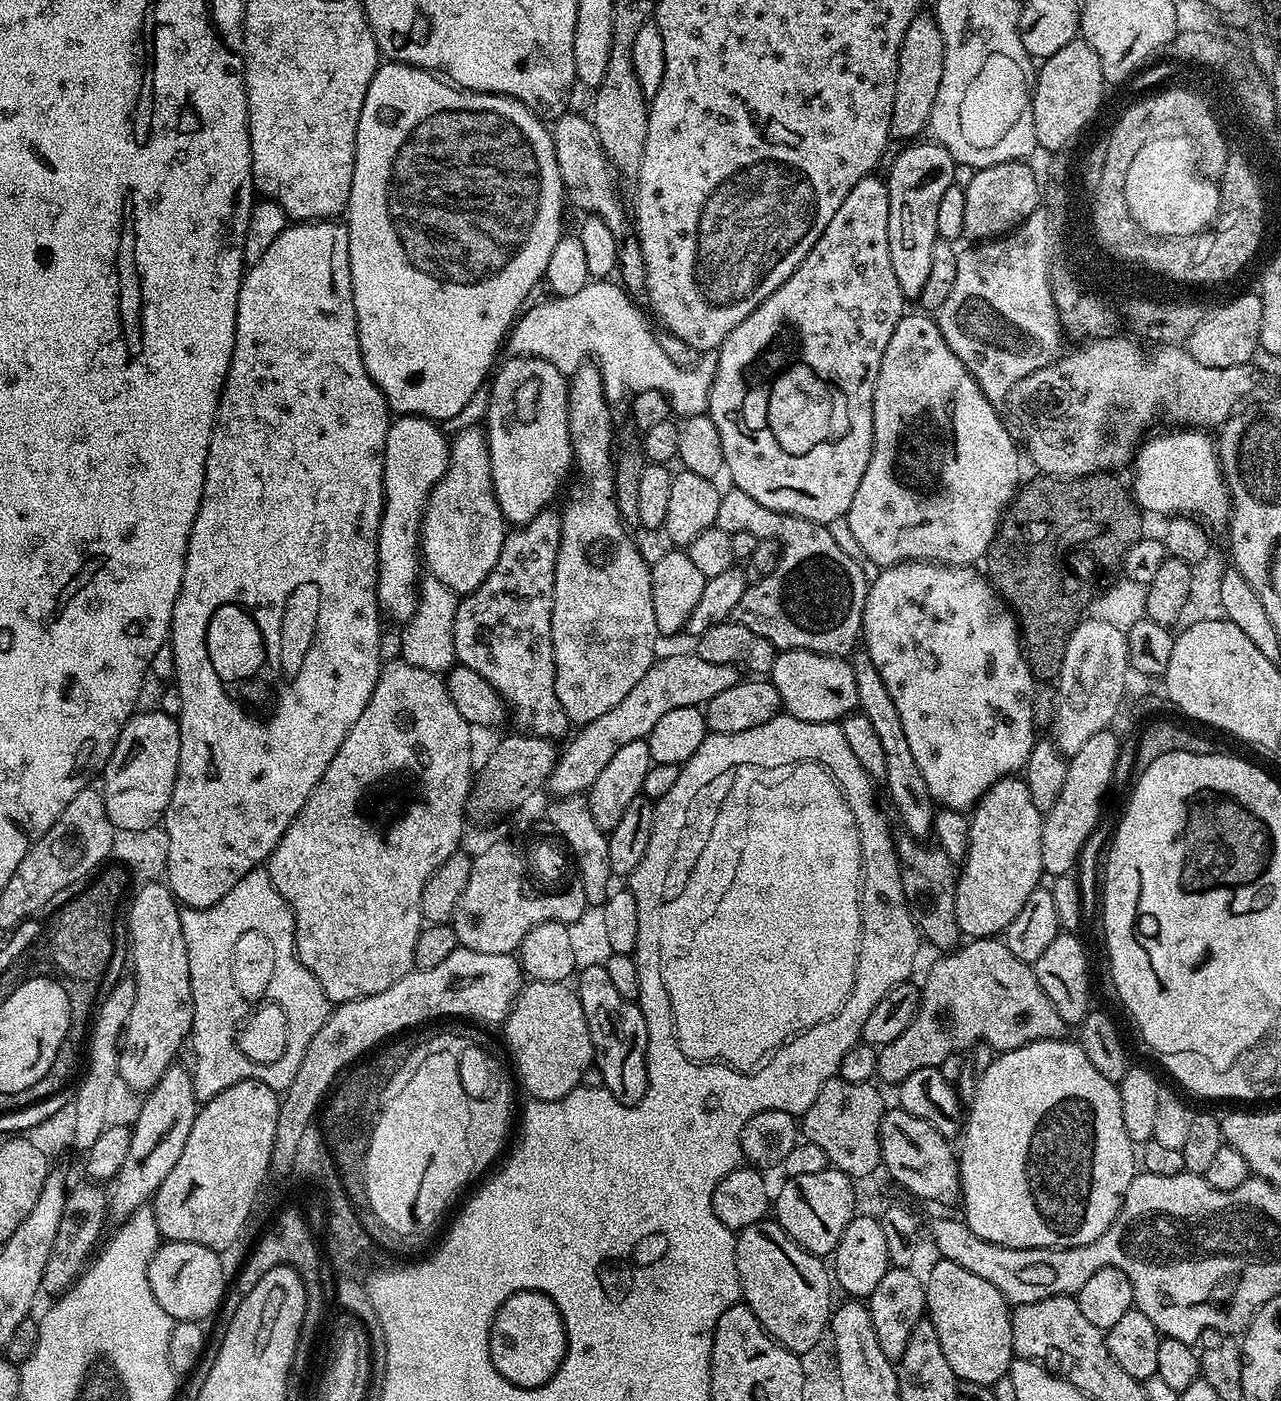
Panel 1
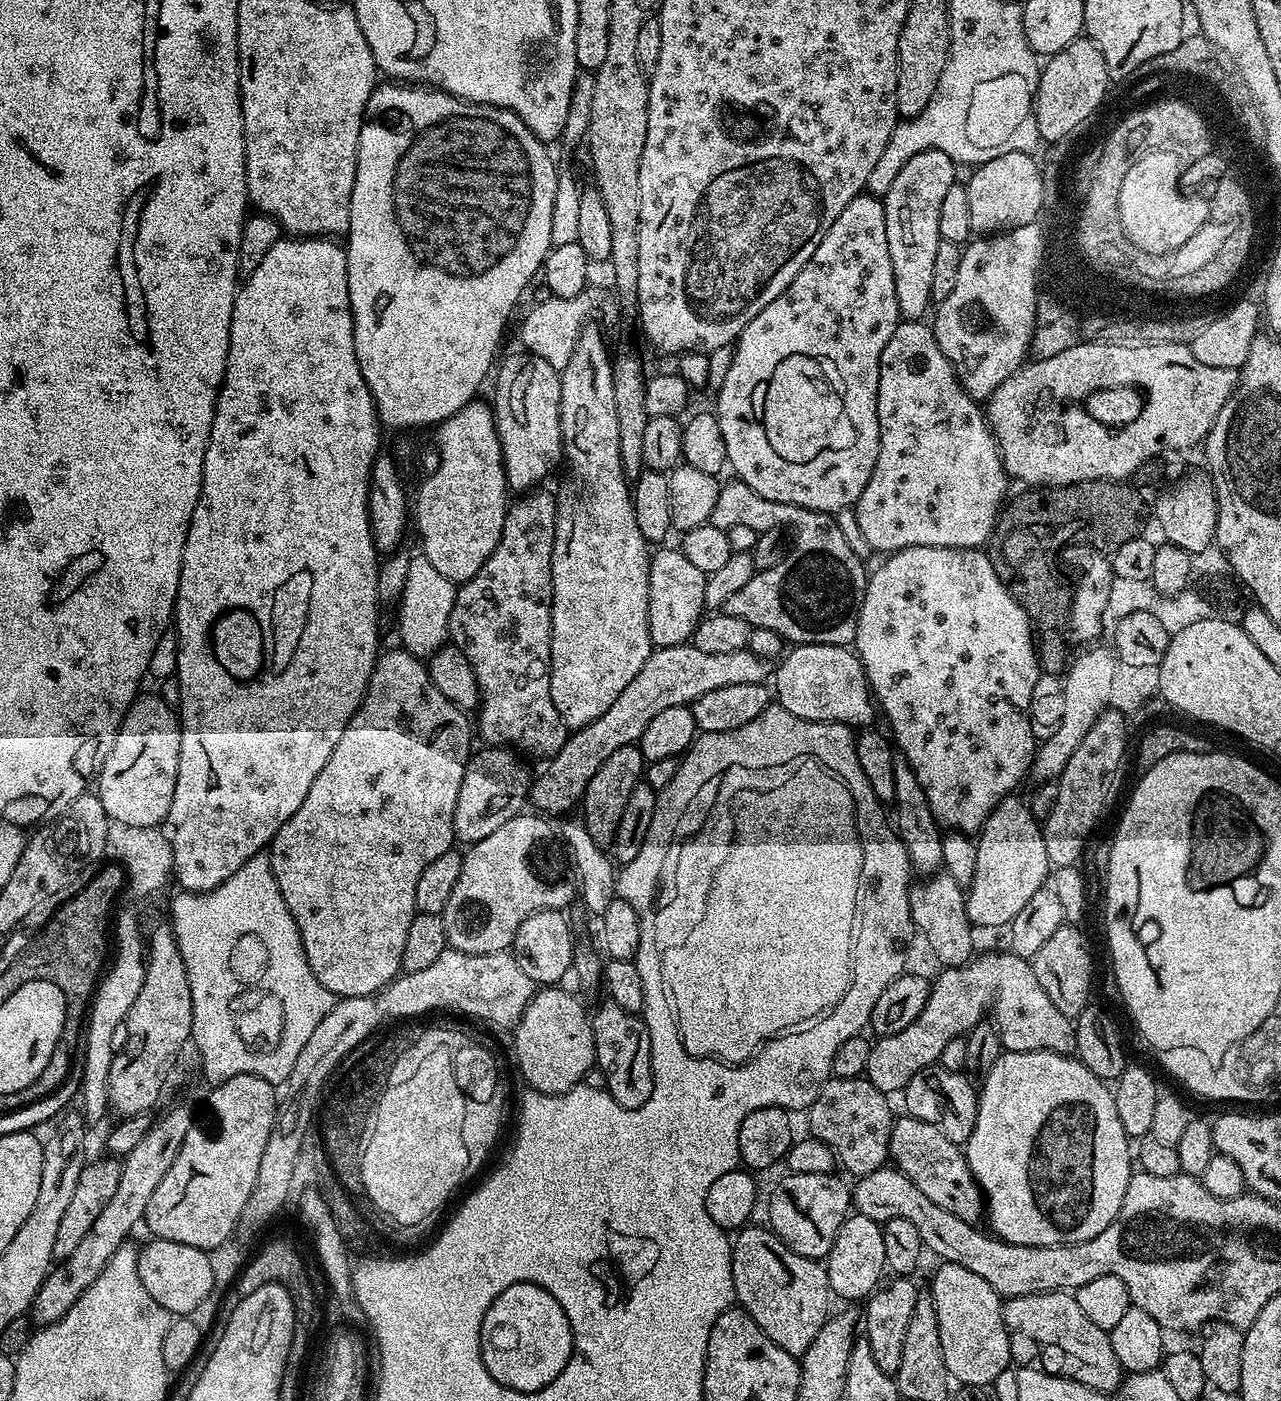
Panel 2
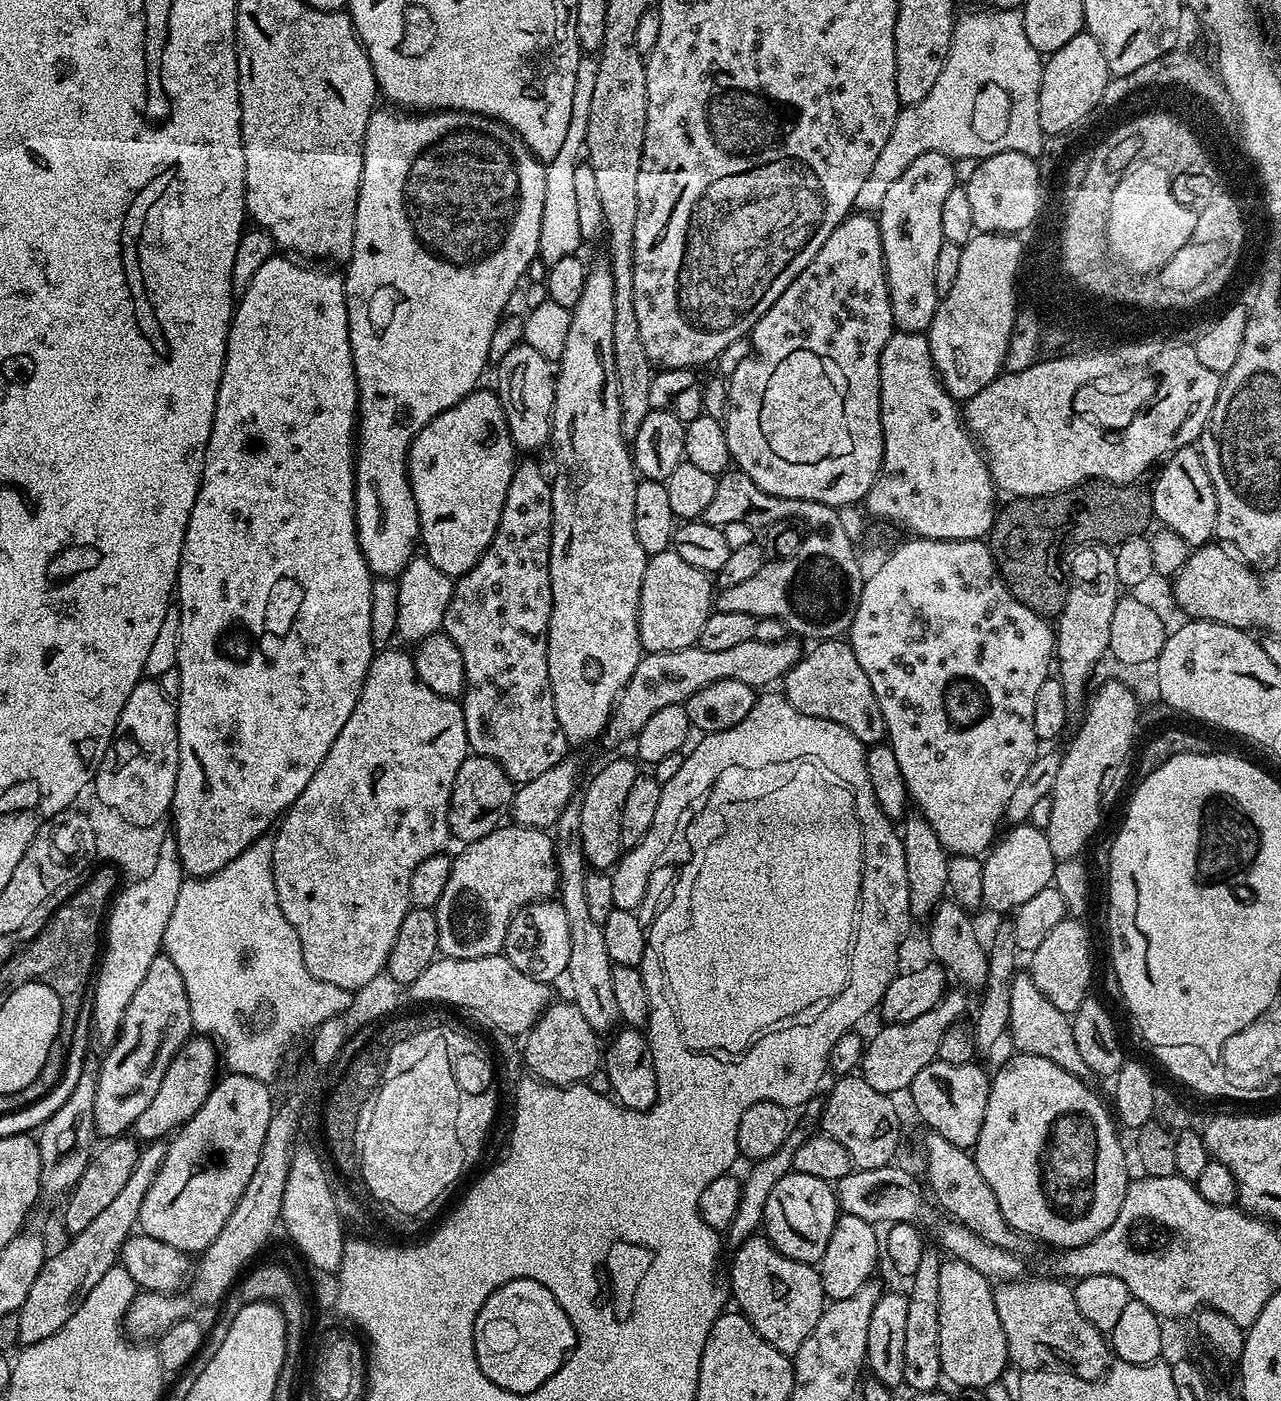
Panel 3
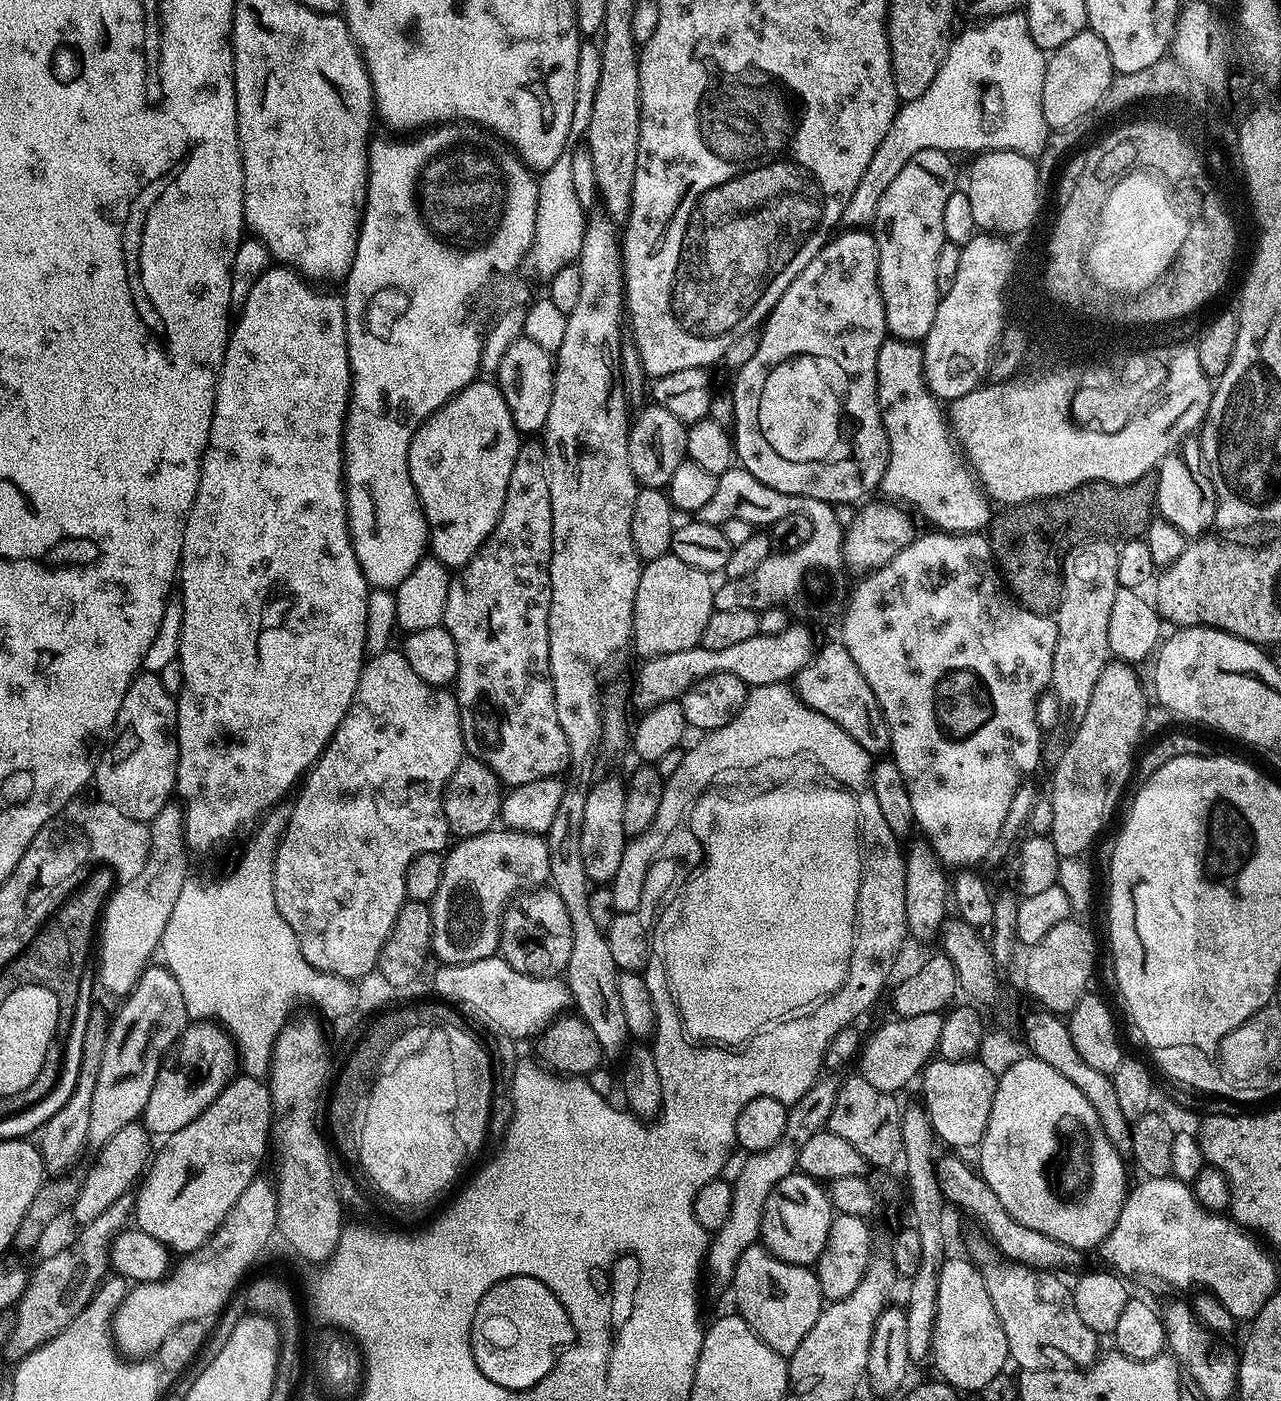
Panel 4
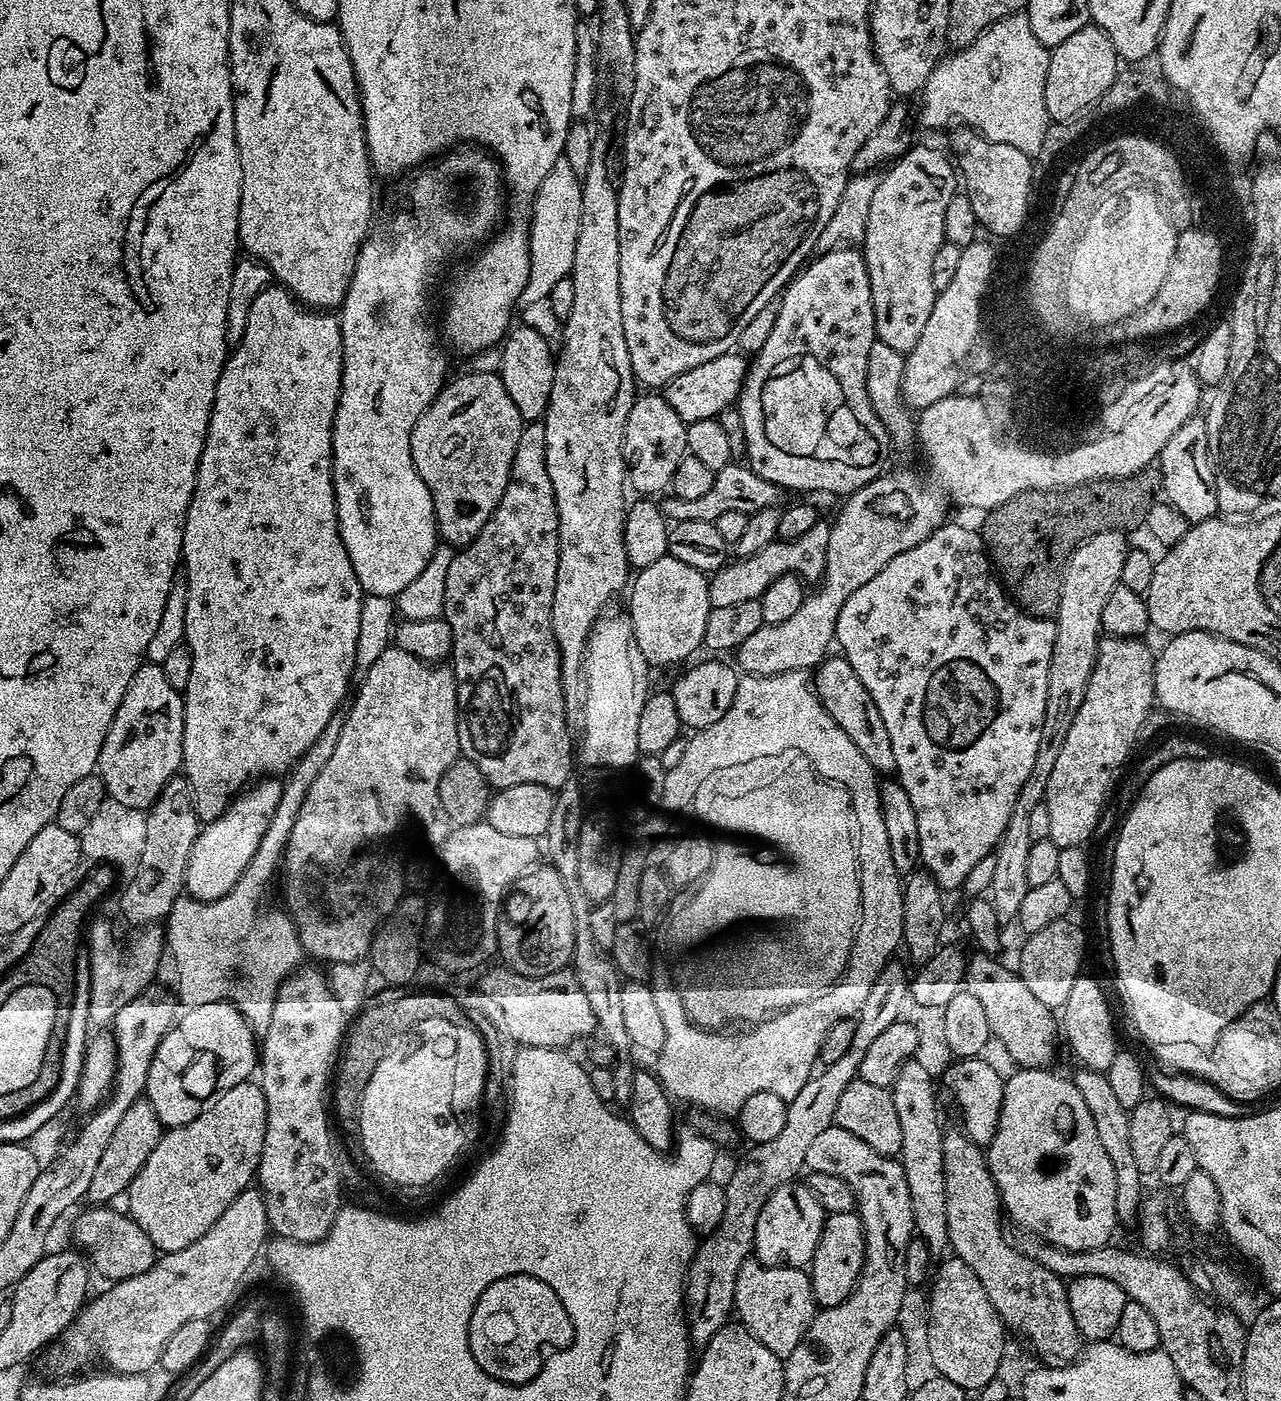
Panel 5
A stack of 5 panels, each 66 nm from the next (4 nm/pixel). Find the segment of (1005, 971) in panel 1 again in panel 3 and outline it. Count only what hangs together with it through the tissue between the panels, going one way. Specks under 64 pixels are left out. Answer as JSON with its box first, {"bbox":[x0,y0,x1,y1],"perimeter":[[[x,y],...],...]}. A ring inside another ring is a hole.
{"bbox":[862,974,1092,1094],"perimeter":[[[1016,974],[1012,977],[1012,1017],[1010,1033],[1017,1053],[1025,1056],[1037,1056],[1054,1062],[1054,1066],[1062,1066],[1070,1074],[1081,1078],[1092,1076],[1090,1066],[1086,1066],[1078,1045],[1074,1043],[1074,1030],[1069,1013],[1058,1010],[1038,986],[1034,986],[1031,975]],[[945,991],[944,999],[934,1006],[934,1010],[926,1010],[926,1014],[918,1014],[905,1024],[889,1024],[881,1027],[881,1032],[873,1040],[867,1041],[864,1050],[864,1063],[862,1075],[874,1090],[882,1090],[889,1094],[897,1094],[903,1090],[911,1089],[918,1070],[926,1070],[932,1061],[938,1057],[938,1046],[942,1046],[942,1034],[950,1025],[957,1023],[960,1016],[968,1008],[968,1000],[965,993]]]}

